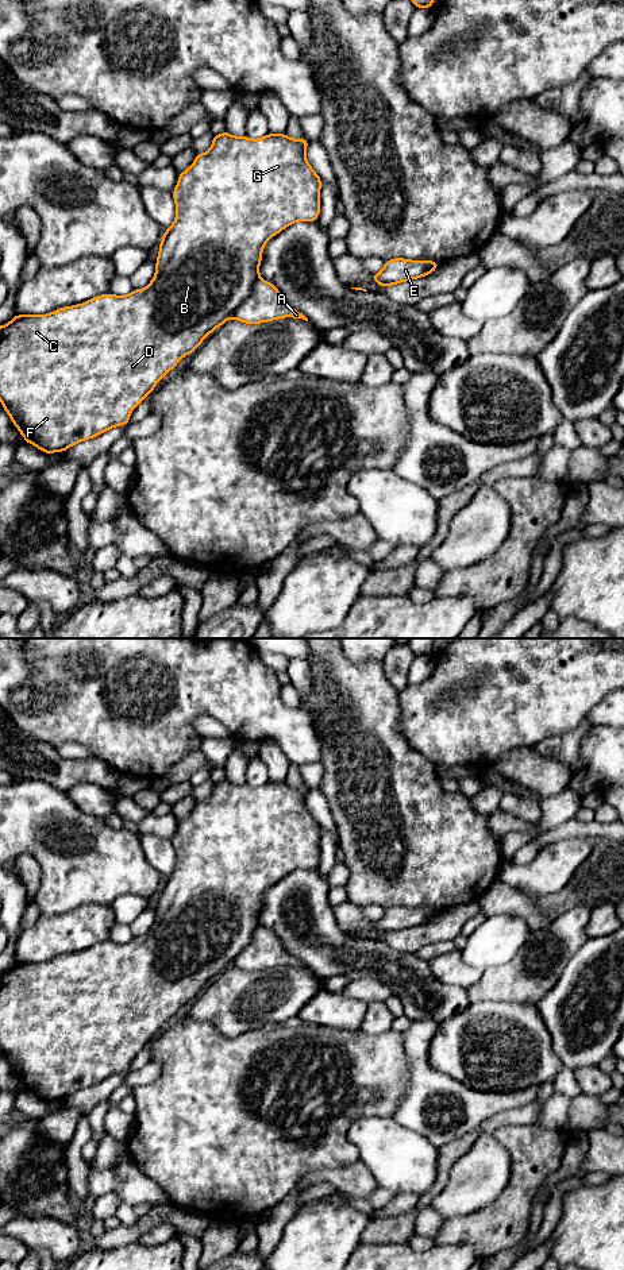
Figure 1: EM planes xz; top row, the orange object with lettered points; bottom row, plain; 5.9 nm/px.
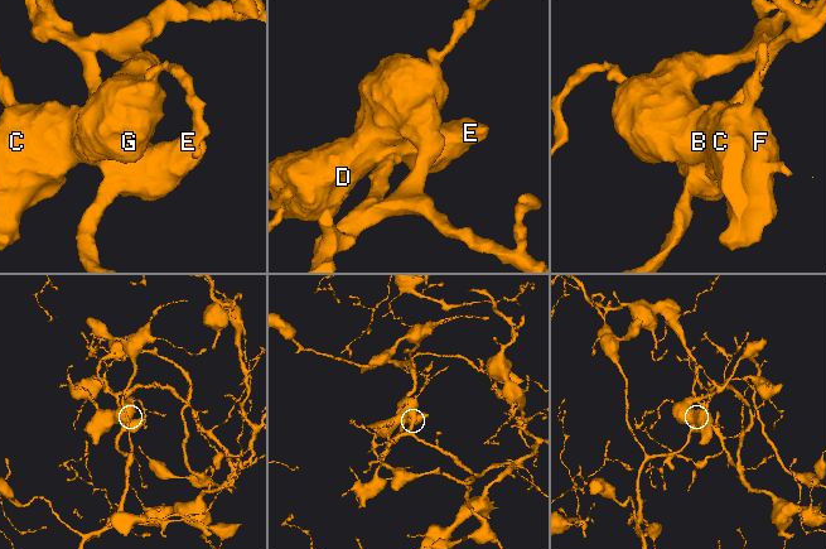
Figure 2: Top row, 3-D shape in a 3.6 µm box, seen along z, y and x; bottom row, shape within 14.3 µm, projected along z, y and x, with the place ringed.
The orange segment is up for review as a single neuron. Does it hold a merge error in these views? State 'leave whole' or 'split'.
leave whole

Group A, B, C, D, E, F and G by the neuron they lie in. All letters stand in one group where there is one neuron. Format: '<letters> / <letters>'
A B C D E F G

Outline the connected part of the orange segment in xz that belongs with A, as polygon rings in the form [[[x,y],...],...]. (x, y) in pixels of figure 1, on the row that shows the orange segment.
[[[224,131],[213,135],[211,148],[207,153],[196,154],[196,158],[186,171],[178,173],[176,189],[172,192],[176,202],[176,219],[162,235],[159,252],[155,262],[155,274],[151,282],[143,289],[134,289],[127,296],[105,293],[88,300],[84,304],[63,306],[47,314],[15,314],[12,320],[0,327],[0,401],[1,408],[8,413],[12,424],[19,429],[26,443],[35,445],[42,452],[65,452],[74,444],[93,439],[116,428],[130,424],[131,412],[154,391],[155,385],[165,374],[173,370],[186,355],[190,355],[203,340],[228,319],[244,324],[261,324],[271,320],[293,317],[308,319],[288,305],[280,290],[259,275],[263,246],[277,233],[297,221],[316,221],[320,215],[321,178],[312,169],[305,157],[309,144],[307,138],[292,139],[286,134],[267,134],[259,139],[249,136],[234,136]]]

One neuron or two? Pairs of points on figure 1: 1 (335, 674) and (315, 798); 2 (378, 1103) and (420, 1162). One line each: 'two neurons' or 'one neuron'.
1: one neuron
2: two neurons

